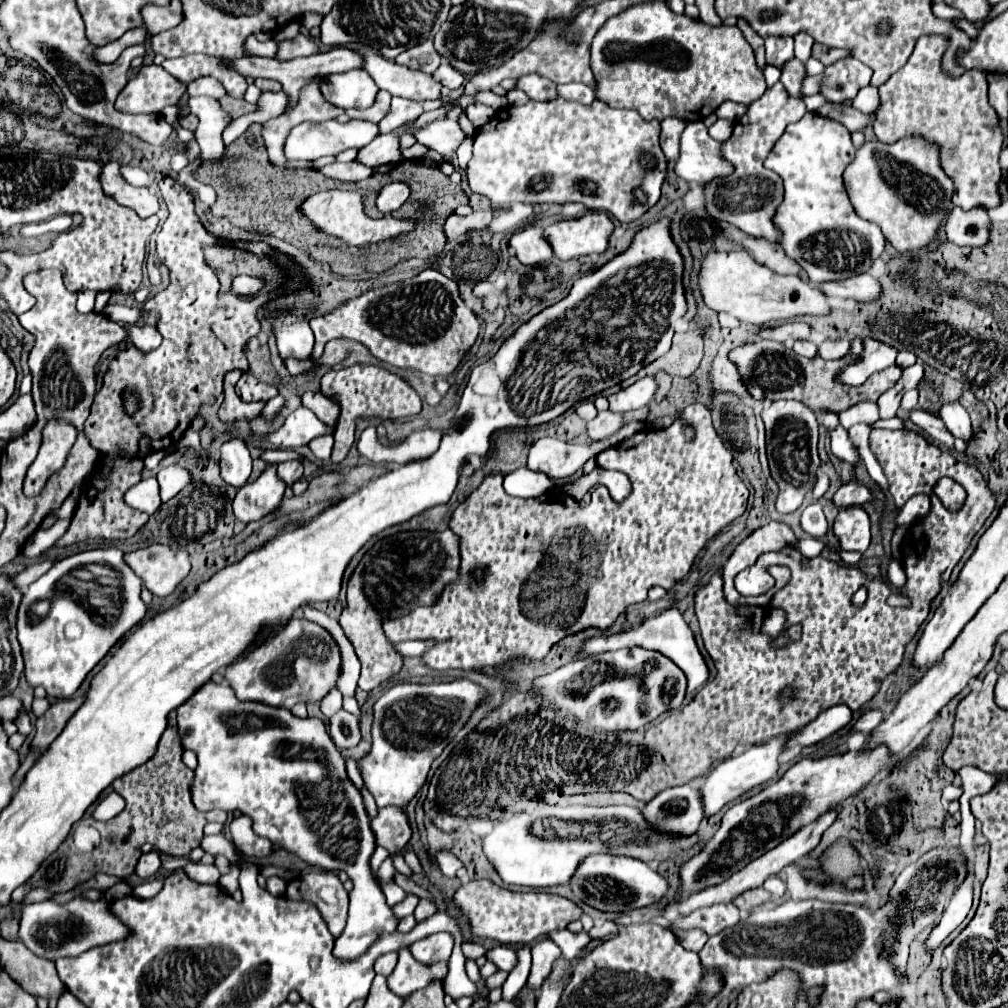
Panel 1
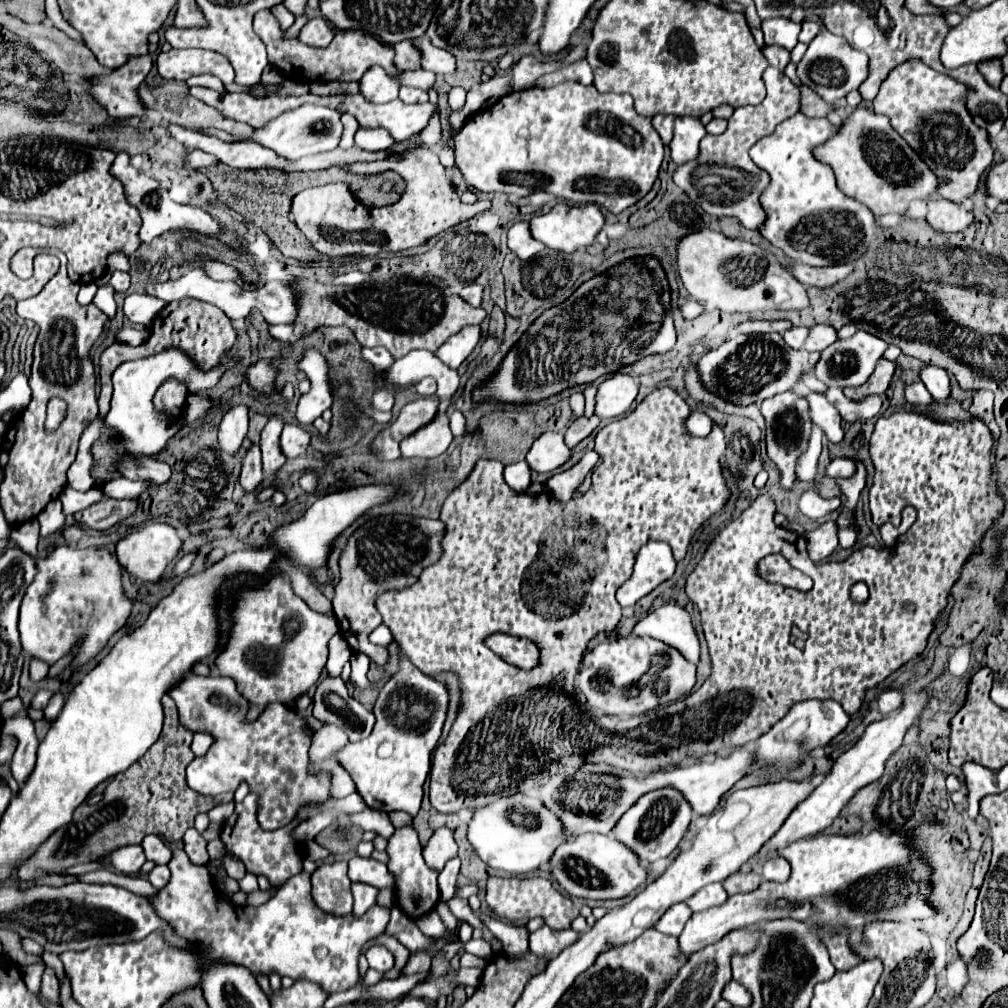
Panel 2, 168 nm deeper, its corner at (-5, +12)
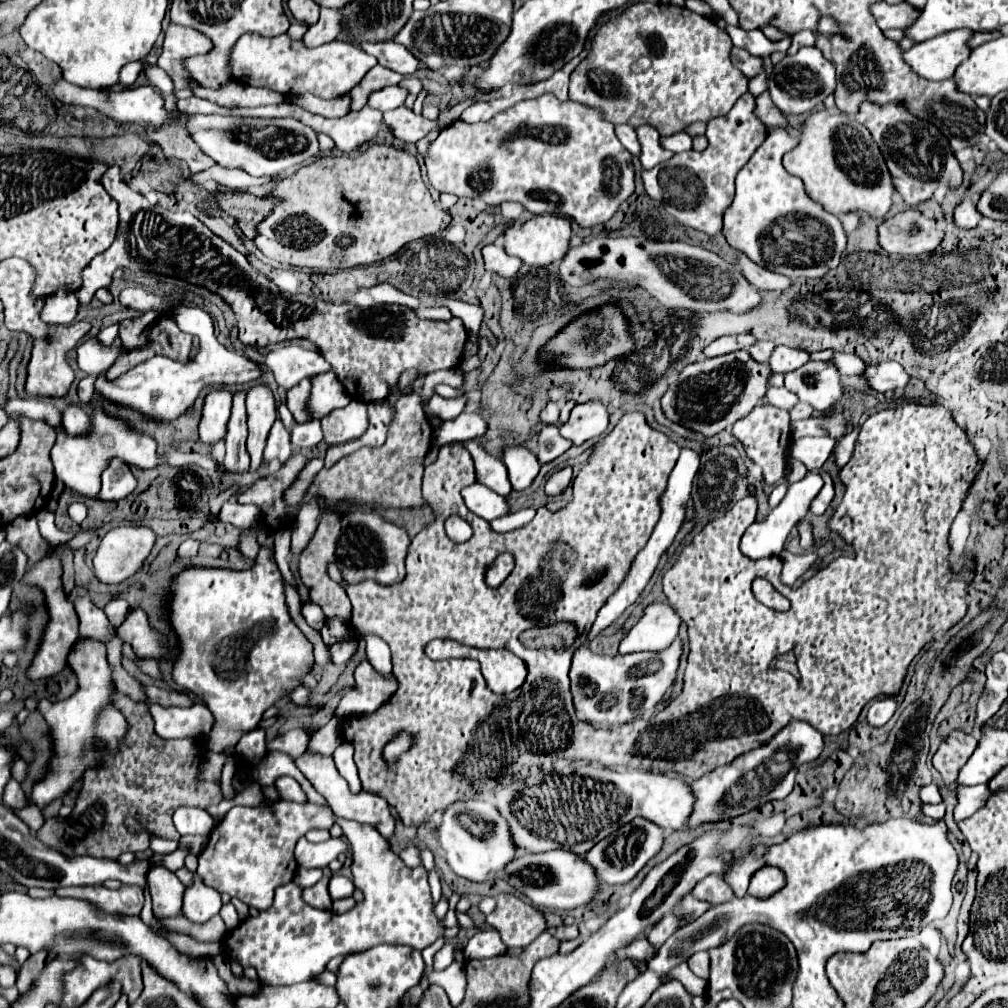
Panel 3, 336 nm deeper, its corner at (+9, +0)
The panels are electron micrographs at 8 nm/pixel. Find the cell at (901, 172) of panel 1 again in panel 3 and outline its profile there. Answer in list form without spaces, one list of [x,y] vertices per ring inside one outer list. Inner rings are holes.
[[[813,112],[801,126],[799,144],[783,156],[783,166],[789,174],[803,180],[809,198],[835,216],[855,210],[885,216],[891,206],[891,176],[877,144],[857,120],[843,112]]]

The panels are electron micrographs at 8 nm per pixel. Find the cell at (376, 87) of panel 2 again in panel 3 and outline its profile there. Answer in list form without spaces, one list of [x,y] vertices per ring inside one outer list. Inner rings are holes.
[[[389,86],[383,88],[381,92],[373,92],[373,96],[369,98],[369,106],[385,112],[385,110],[395,110],[399,106],[403,106],[405,98],[407,98],[407,90],[401,86]]]

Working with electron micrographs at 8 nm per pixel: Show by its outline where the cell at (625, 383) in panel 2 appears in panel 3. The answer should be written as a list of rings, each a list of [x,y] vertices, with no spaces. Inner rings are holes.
[[[601,402],[577,404],[565,424],[561,424],[559,432],[565,440],[571,440],[573,446],[581,446],[583,442],[597,438],[605,432],[609,424],[609,412]]]

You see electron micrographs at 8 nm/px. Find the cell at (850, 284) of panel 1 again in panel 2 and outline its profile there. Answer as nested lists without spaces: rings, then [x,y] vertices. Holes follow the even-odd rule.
[[[803,264],[793,266],[795,278],[811,288],[835,286],[837,282],[845,280],[853,270],[855,270],[853,264],[835,264],[835,266],[827,266],[827,268],[811,268],[811,266],[803,266]]]

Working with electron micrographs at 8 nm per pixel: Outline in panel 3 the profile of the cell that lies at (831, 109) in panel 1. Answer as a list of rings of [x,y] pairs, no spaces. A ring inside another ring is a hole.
[[[767,92],[759,94],[755,98],[755,116],[765,124],[765,126],[787,126],[787,120],[783,114],[777,112],[777,106],[771,104],[771,98]]]

